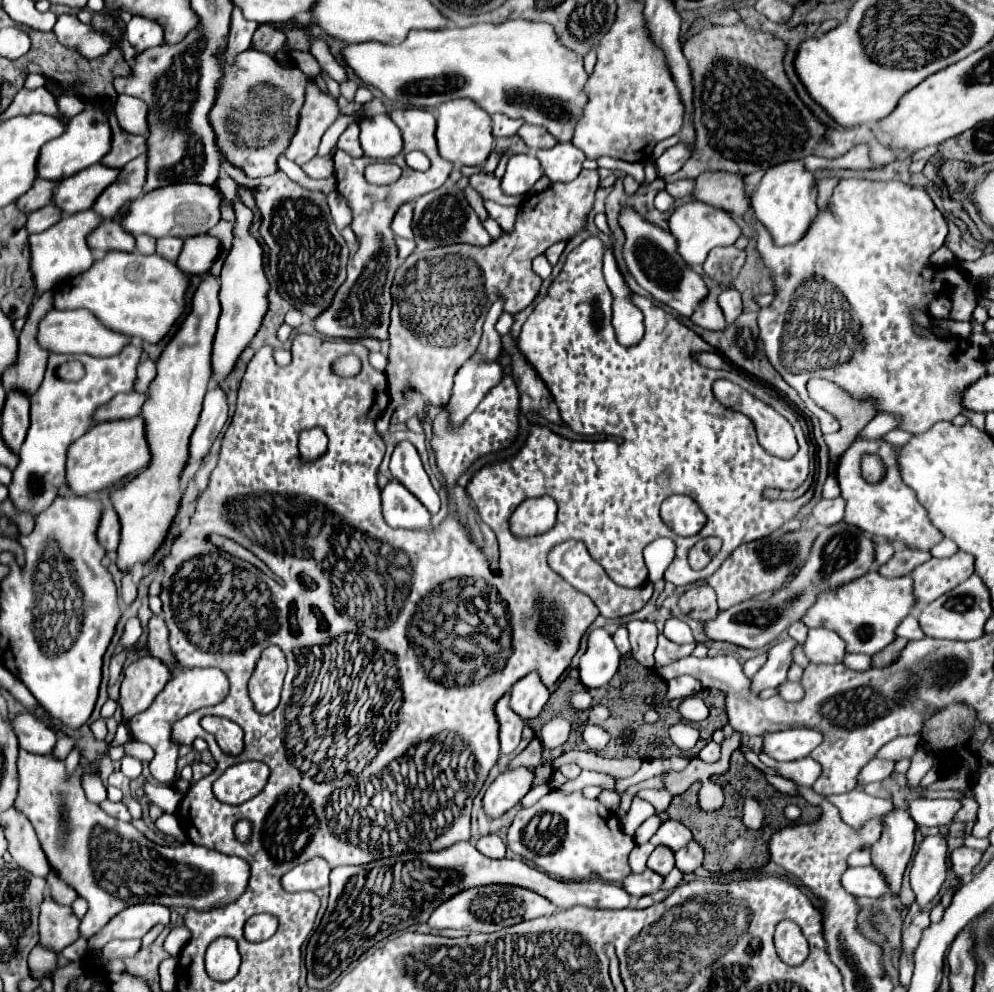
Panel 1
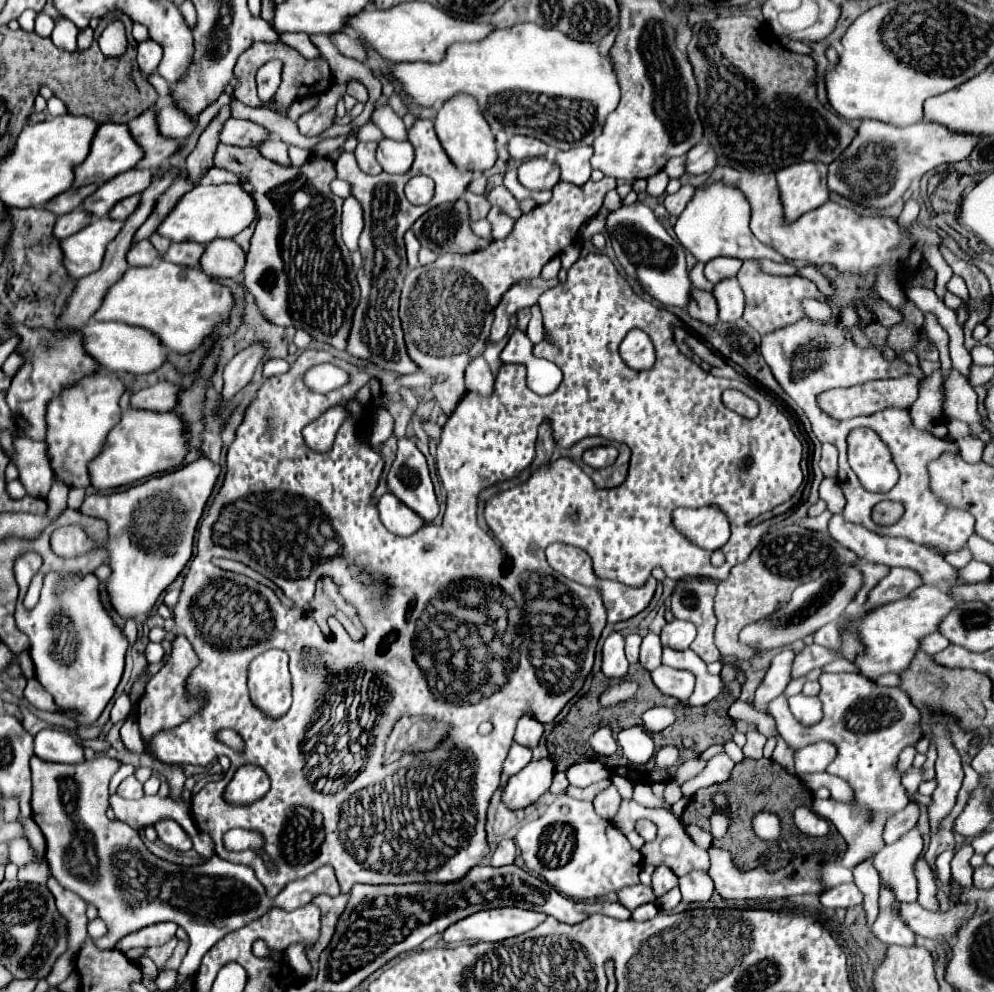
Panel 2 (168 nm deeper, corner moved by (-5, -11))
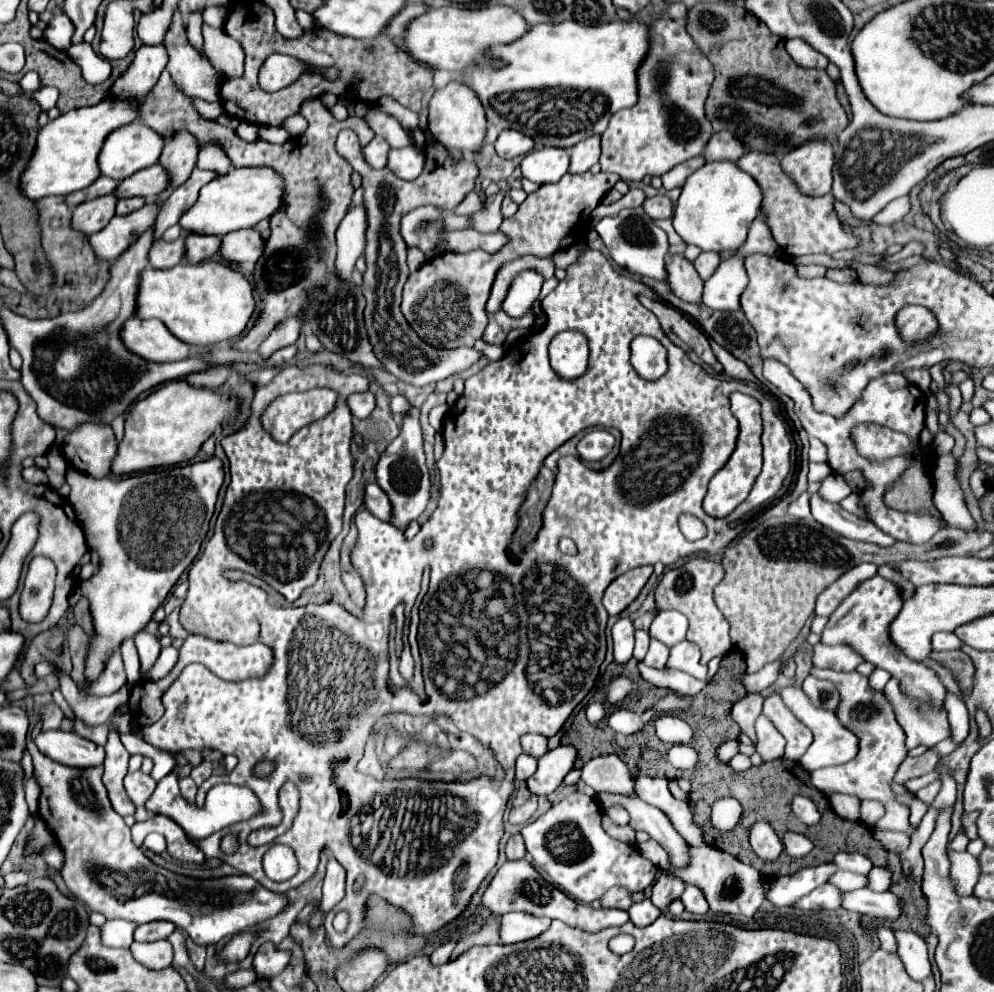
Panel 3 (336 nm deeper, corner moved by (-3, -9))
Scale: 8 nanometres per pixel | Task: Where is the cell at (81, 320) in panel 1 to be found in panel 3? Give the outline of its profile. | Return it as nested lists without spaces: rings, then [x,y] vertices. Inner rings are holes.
[[[127,319],[119,331],[127,351],[151,361],[151,363],[173,363],[189,357],[191,349],[187,343],[175,339],[161,321],[149,319]]]

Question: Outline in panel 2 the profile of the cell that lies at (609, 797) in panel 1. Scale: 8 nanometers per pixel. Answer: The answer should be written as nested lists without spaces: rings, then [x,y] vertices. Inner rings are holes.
[[[647,819],[637,821],[635,831],[637,831],[645,841],[653,841],[653,839],[655,839],[655,835],[657,835],[657,827],[655,827],[651,821],[647,821]]]

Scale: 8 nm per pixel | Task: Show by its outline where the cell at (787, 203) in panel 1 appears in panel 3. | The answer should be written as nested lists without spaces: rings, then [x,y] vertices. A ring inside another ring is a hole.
[[[815,141],[789,151],[781,159],[781,169],[803,195],[819,197],[831,193],[833,163],[831,145]]]

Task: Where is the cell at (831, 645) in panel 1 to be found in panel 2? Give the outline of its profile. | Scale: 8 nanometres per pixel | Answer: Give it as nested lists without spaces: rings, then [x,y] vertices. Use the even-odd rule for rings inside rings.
[[[829,623],[825,627],[821,627],[815,635],[815,643],[819,645],[825,645],[825,647],[839,647],[839,635],[837,635],[837,625],[835,623]]]

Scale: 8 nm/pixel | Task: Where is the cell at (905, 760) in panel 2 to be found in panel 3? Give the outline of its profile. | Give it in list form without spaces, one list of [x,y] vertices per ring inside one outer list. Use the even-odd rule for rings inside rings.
[[[895,677],[889,679],[889,683],[885,687],[885,695],[891,699],[893,709],[897,713],[897,721],[907,735],[905,745],[909,751],[919,745],[933,747],[935,743],[939,743],[951,735],[949,723],[947,723],[947,713],[945,711],[933,713],[929,709],[923,709],[919,703],[909,701],[899,691],[899,683]]]

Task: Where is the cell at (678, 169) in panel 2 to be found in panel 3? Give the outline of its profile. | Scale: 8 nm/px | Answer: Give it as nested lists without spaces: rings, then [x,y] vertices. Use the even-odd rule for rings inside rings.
[[[699,155],[699,157],[695,157],[695,159],[685,161],[685,163],[679,163],[675,169],[671,169],[671,171],[667,171],[667,173],[663,173],[663,175],[661,175],[661,179],[663,179],[663,187],[665,187],[665,189],[683,187],[685,179],[687,179],[693,171],[697,171],[703,163],[705,163],[705,161],[703,161],[703,157],[701,157],[701,155]]]

